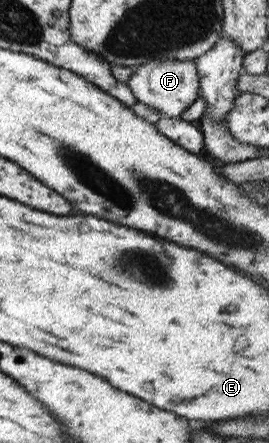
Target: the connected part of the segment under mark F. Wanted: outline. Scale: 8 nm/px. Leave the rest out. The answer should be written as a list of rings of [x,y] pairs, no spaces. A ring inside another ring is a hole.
[[[163,58],[133,67],[125,84],[138,103],[155,109],[163,118],[179,119],[181,113],[199,97],[199,81],[194,60],[189,58]]]

